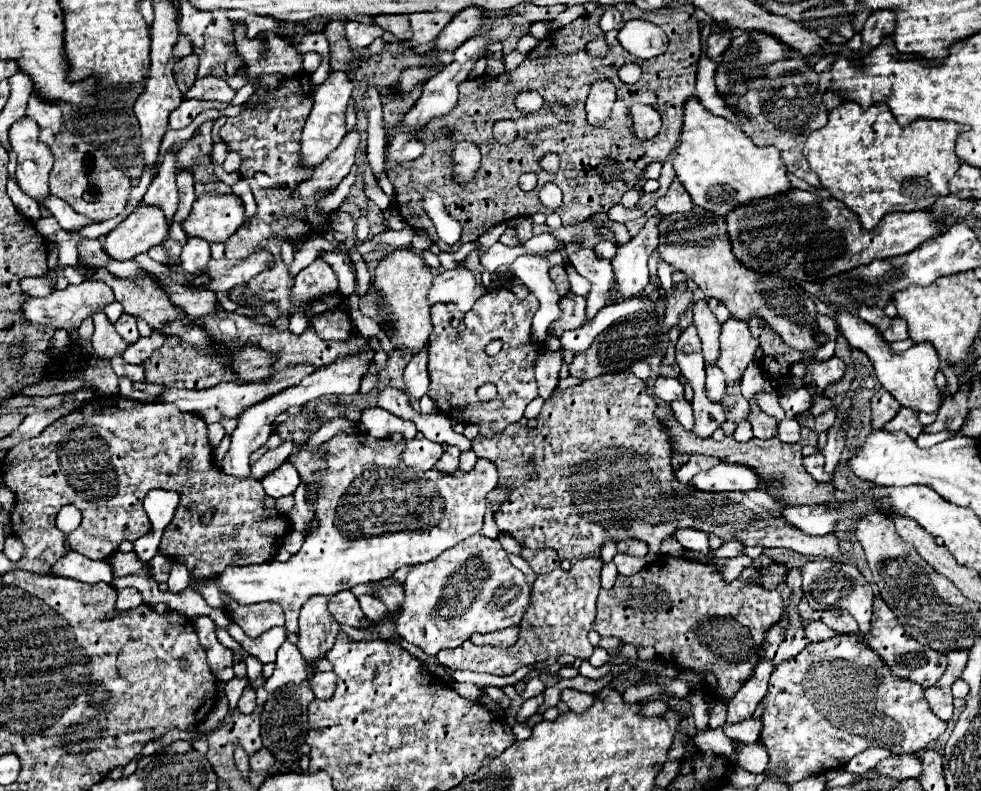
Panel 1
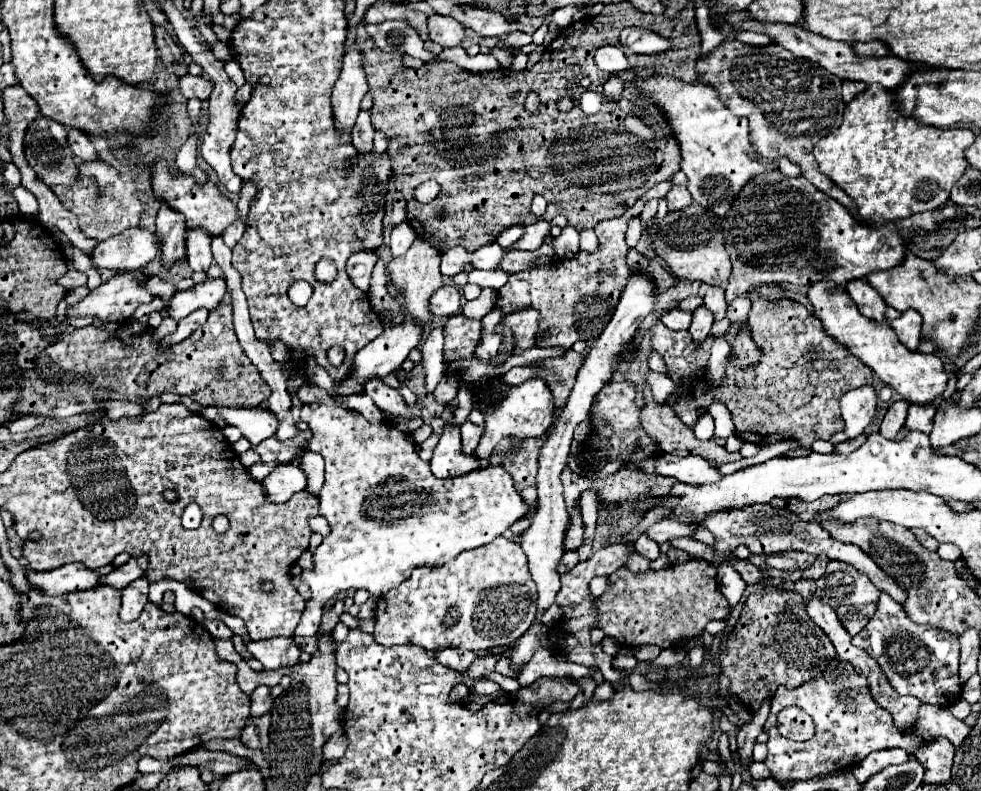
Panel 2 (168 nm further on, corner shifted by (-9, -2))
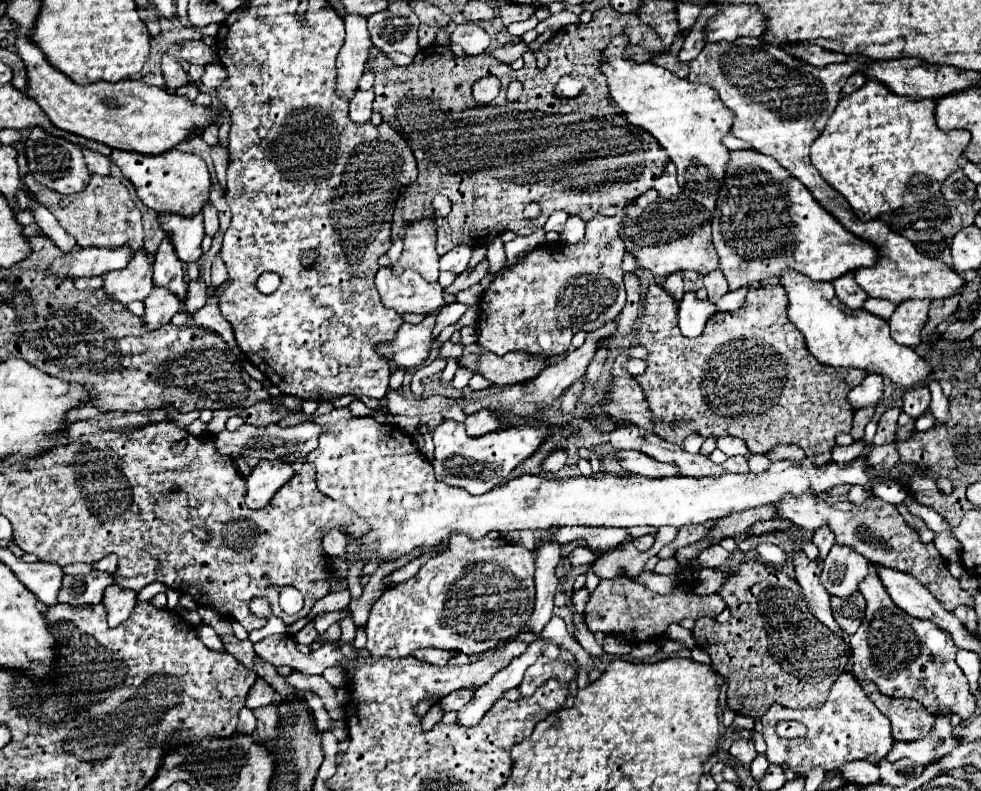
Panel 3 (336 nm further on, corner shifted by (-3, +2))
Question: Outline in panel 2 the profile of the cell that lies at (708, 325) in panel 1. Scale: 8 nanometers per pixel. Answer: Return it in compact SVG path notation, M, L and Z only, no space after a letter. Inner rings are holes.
M711 286L705 294L705 306L713 312L715 320L725 318L725 310L727 310L727 302L725 302L725 290Z

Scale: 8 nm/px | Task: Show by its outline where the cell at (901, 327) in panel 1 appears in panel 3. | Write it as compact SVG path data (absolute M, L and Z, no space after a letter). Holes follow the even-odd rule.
M905 300L897 306L893 316L887 320L891 326L891 336L895 342L905 344L909 348L921 342L919 332L927 320L929 300Z

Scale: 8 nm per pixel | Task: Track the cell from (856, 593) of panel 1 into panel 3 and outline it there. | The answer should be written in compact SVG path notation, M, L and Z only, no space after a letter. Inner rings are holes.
M835 544L823 560L821 584L833 596L851 596L859 590L867 572L867 560L861 554L849 546Z

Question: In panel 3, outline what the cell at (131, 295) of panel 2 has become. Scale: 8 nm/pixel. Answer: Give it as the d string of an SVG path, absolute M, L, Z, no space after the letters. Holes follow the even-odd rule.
M137 250L125 270L113 270L105 274L103 288L109 298L121 304L145 300L153 290L153 268L143 250Z

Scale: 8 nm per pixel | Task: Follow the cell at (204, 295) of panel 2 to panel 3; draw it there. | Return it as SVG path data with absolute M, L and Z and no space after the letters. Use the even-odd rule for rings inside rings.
M155 286L143 304L145 304L143 322L151 330L165 326L177 312L183 310L181 298L177 298L175 294L169 294L169 290L163 290L161 286Z

